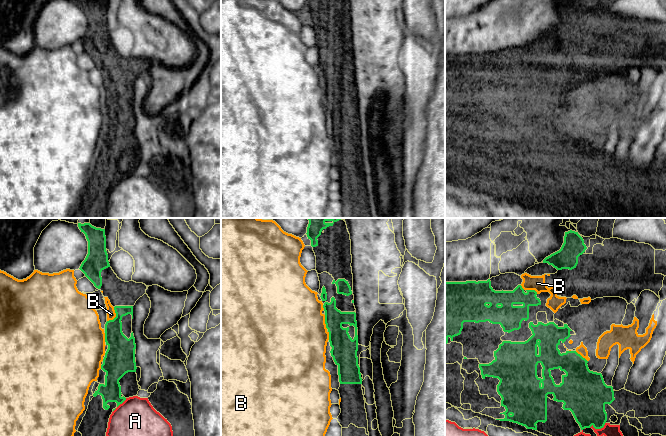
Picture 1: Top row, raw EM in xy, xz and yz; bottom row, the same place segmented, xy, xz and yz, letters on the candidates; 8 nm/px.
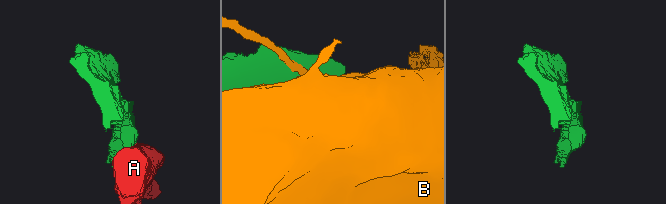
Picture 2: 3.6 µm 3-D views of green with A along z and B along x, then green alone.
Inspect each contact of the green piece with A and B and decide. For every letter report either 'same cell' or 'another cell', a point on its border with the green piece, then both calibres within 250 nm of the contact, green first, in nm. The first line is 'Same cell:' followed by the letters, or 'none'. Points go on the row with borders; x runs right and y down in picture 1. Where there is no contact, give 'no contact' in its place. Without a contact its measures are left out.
Same cell: none
A: another cell; contact xy (119, 404); calibres 160 and 300 nm
B: another cell; contact xy (116, 316); calibres 190 and 70 nm

